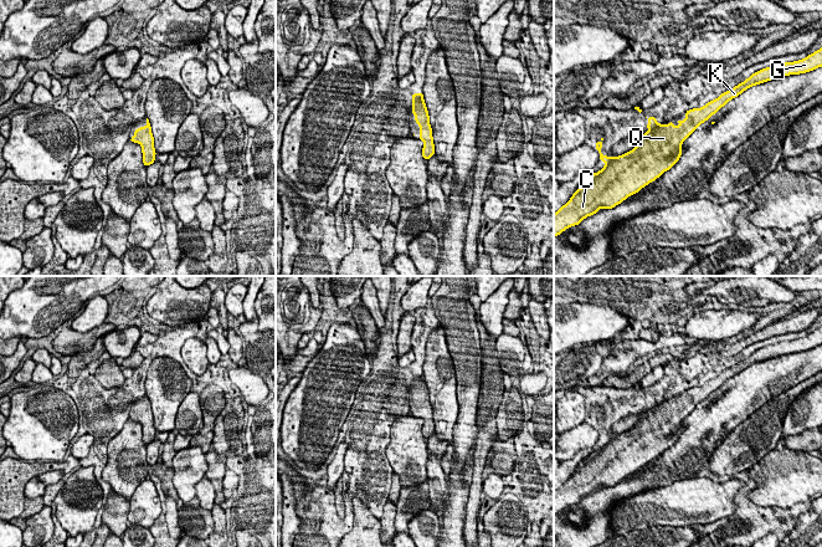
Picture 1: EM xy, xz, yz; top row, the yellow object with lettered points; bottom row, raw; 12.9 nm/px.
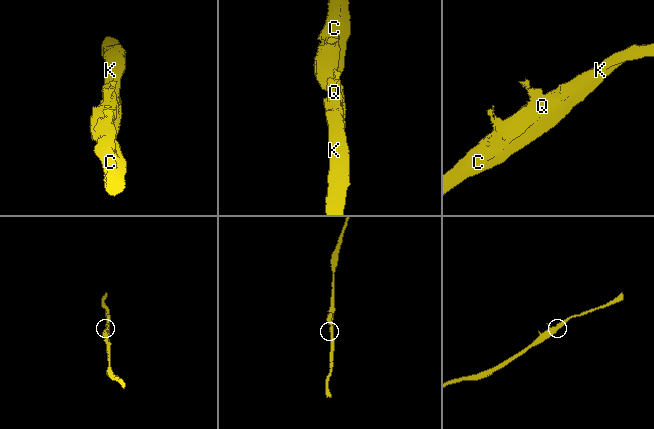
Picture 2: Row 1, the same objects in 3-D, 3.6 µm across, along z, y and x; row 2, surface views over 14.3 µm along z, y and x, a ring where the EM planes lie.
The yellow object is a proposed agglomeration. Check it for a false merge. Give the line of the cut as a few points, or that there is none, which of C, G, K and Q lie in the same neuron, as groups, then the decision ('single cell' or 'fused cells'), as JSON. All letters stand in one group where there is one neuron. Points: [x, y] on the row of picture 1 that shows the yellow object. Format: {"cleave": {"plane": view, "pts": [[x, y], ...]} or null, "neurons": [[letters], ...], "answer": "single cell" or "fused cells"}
{"cleave": null, "neurons": [["C", "G", "K", "Q"]], "answer": "single cell"}

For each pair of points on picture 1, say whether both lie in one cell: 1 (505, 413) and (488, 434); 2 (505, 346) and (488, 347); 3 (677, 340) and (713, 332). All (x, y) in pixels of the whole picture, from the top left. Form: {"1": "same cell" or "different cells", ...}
{"1": "different cells", "2": "different cells", "3": "different cells"}

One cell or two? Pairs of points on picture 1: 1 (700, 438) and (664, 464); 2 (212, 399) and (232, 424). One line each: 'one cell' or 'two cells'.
1: one cell
2: two cells

